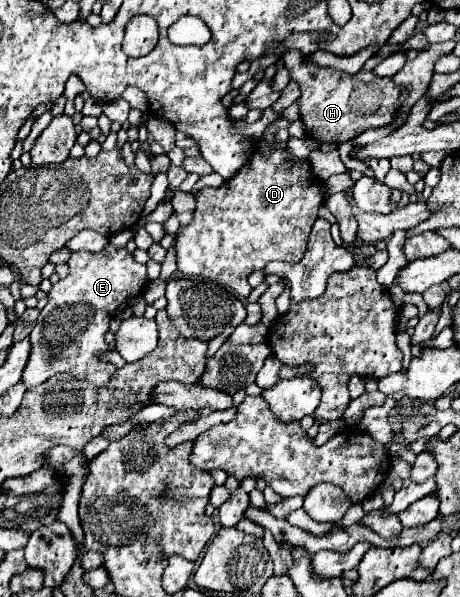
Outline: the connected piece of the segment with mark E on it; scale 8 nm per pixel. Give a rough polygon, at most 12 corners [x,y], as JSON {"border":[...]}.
{"border":[[123,247],[79,251],[29,333],[21,383],[103,387],[113,313],[147,285]]}

